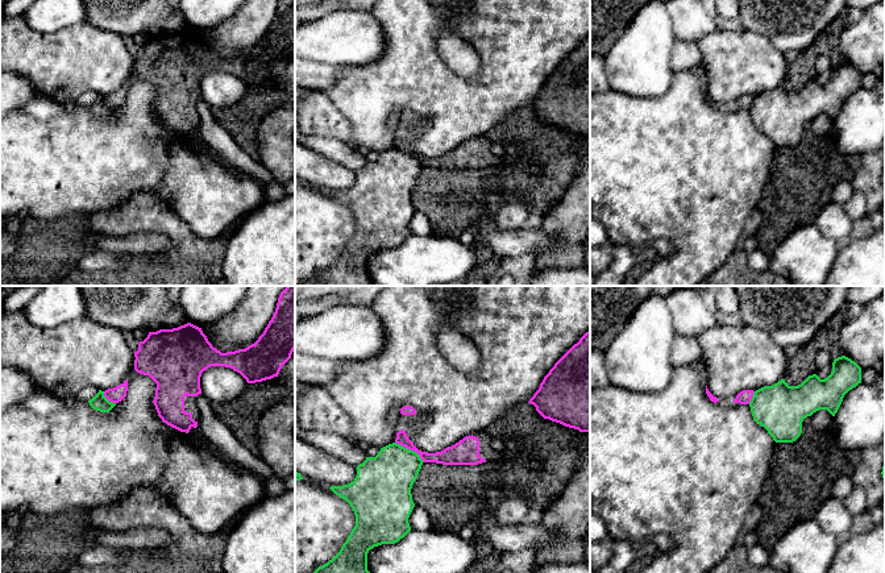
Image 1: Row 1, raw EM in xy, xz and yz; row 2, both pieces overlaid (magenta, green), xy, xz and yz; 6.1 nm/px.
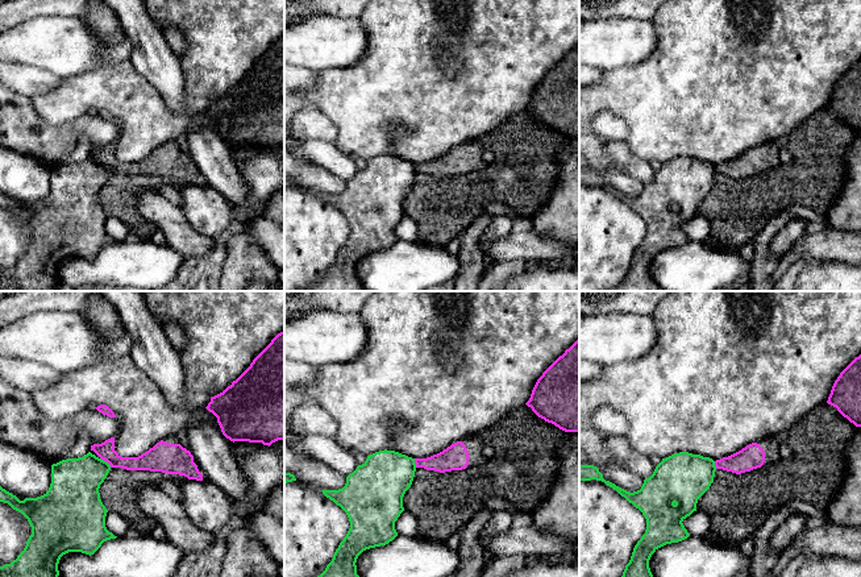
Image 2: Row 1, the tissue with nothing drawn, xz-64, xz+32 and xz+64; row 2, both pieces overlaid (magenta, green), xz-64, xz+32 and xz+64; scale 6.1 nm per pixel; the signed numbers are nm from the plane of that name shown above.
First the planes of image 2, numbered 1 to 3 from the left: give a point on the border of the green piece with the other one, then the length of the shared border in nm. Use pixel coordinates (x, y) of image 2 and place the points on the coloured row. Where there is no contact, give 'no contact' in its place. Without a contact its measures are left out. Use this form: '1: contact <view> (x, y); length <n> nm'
1: contact xz-64 (105, 460); length 90 nm
2: contact xz+32 (415, 463); length 60 nm
3: contact xz+64 (715, 465); length 50 nm

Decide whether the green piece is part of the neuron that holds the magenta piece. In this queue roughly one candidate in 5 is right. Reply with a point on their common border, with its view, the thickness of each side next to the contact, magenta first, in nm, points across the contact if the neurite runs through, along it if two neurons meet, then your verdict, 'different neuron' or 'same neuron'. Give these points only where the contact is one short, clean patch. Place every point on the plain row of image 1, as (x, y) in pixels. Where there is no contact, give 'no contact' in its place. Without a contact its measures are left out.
meets magenta in xz at (410, 154); 110 nm thick on the magenta side, 320 nm on the other; border along xz (395, 146), (412, 154), (424, 166); different neuron

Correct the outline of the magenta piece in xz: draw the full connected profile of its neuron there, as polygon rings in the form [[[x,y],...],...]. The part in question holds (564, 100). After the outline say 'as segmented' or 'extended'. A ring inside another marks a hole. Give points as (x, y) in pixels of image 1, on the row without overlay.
[[[590,36],[554,68],[528,108],[533,109],[544,124],[579,137],[590,137]]] | as segmented

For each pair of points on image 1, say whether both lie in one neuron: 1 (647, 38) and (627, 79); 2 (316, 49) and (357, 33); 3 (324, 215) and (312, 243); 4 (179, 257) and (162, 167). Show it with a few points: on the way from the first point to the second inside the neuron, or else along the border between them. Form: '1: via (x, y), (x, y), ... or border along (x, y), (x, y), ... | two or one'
1: via (644, 49), (639, 63), (634, 69) | one
2: via (327, 40), (347, 37) | one
3: via (318, 221), (312, 227), (312, 236) | one
4: border along (144, 192), (154, 192), (191, 232) | two

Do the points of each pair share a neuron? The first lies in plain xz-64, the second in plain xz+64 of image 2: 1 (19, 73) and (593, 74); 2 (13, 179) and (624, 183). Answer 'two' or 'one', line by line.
1: one
2: one

